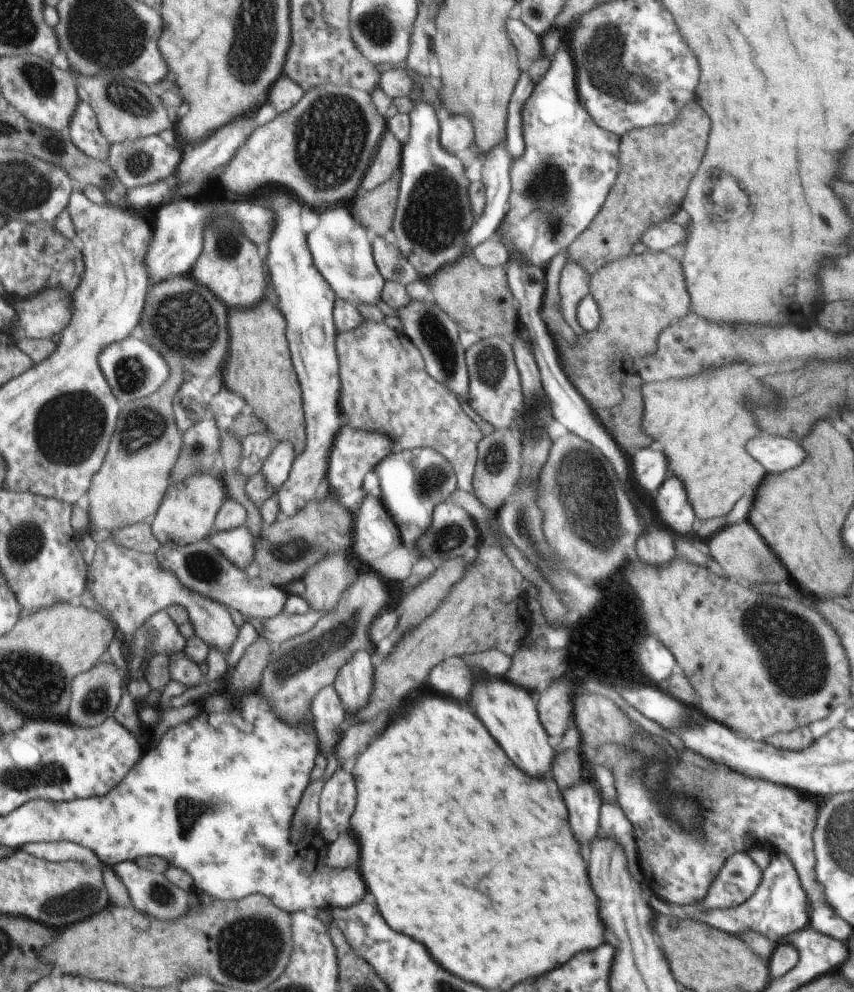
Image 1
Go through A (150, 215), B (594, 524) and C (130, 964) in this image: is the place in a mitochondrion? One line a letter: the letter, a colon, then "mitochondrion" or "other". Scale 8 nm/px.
A: other
B: mitochondrion
C: other

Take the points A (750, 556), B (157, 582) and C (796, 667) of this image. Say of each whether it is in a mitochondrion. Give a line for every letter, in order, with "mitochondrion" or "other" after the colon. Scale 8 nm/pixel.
A: mitochondrion
B: other
C: mitochondrion

